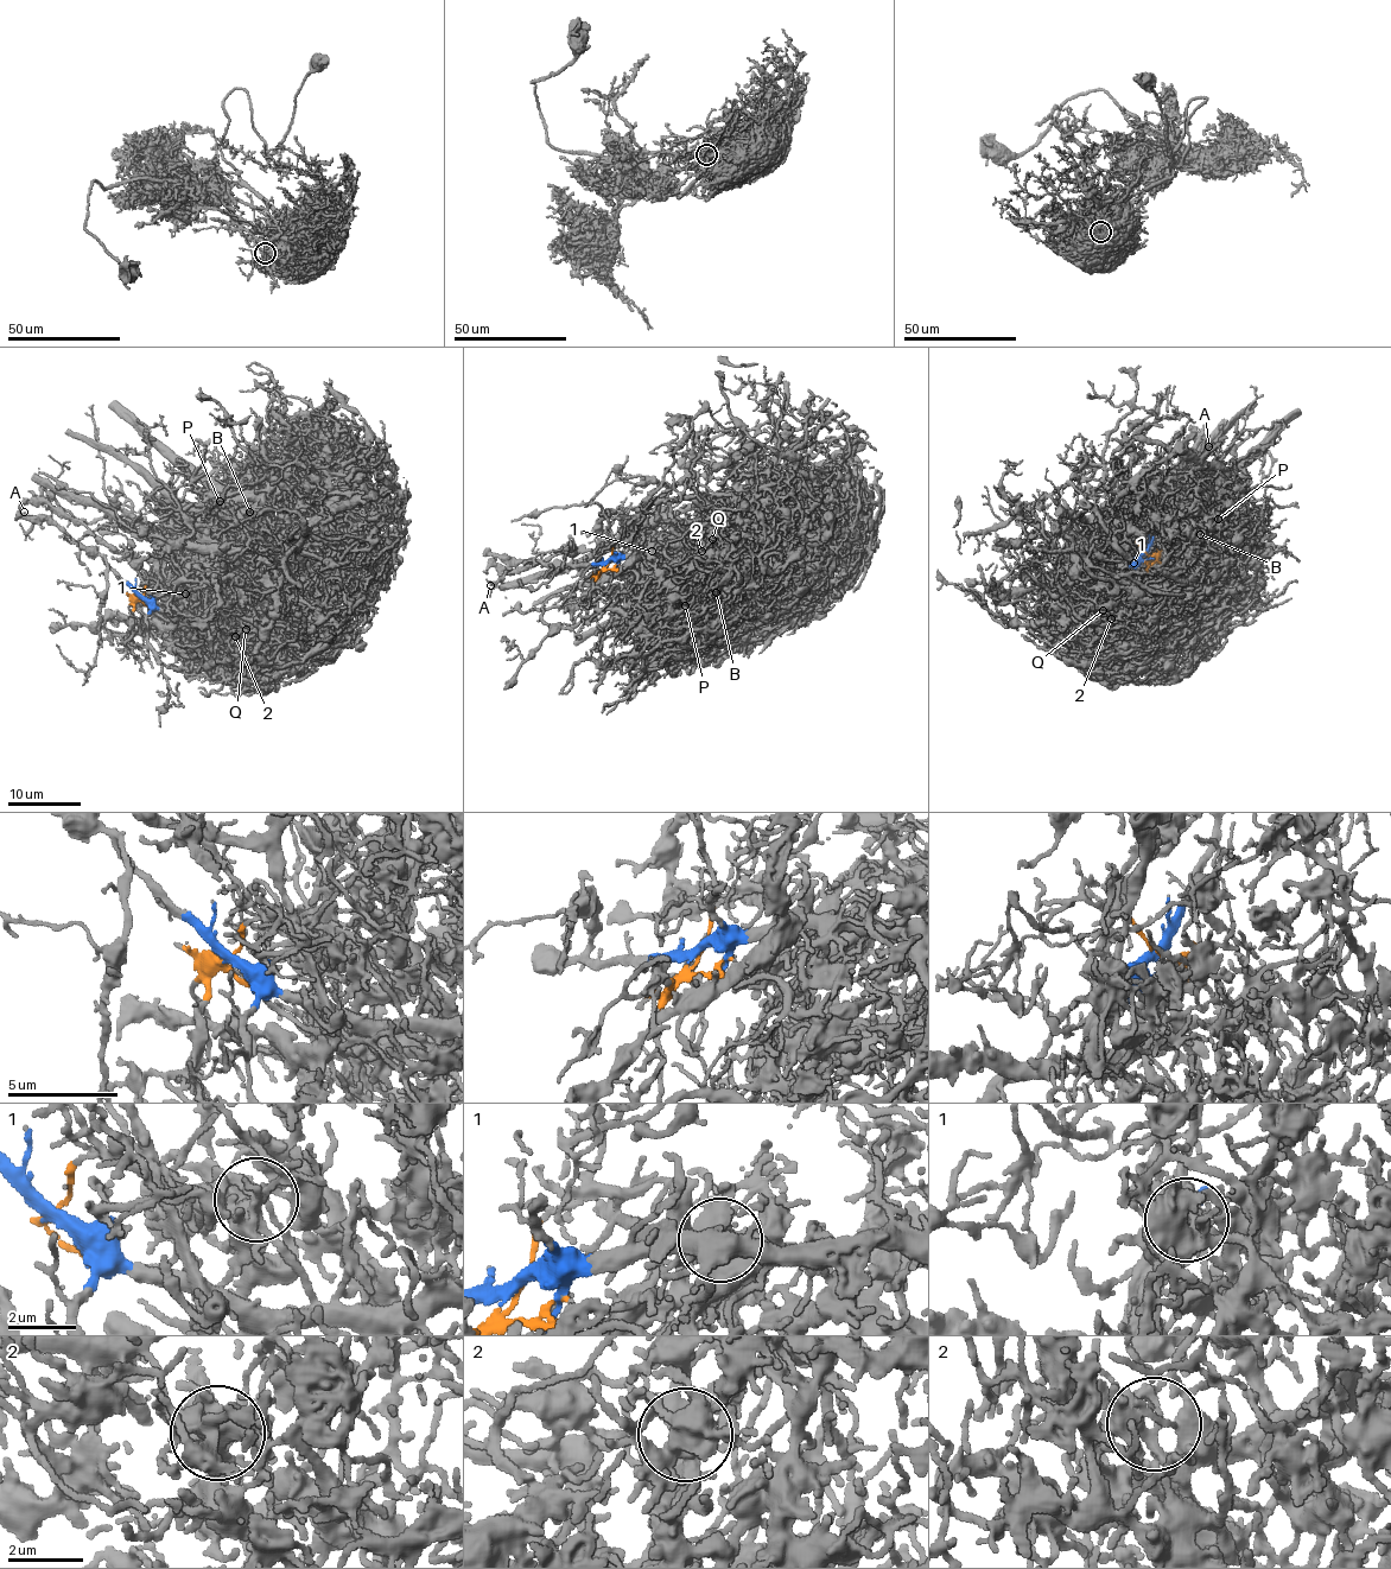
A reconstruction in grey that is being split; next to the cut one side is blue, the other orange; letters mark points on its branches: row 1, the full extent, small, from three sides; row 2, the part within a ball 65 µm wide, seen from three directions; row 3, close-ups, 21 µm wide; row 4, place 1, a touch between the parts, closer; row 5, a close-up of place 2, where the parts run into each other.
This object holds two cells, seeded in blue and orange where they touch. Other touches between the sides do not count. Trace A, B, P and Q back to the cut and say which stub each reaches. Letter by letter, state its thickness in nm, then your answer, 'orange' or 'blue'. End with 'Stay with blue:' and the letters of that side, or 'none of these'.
A: 120 nm thick; blue
B: 240 nm thick; orange
P: 110 nm thick; orange
Q: 280 nm thick; orange
Stay with blue: A

